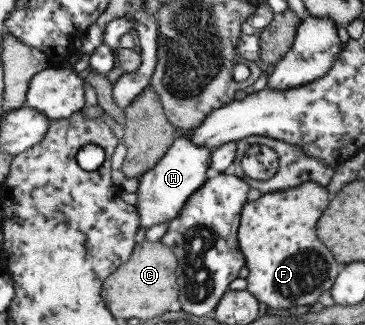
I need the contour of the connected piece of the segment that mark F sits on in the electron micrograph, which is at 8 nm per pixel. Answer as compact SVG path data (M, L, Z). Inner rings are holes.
M305 181L289 189L263 193L257 200L246 203L240 213L239 250L243 252L249 269L246 291L253 294L259 303L265 303L274 309L313 305L325 291L330 291L337 274L344 266L335 261L335 256L323 245L317 234L318 221L327 209L330 197L326 187L319 185L317 181Z

